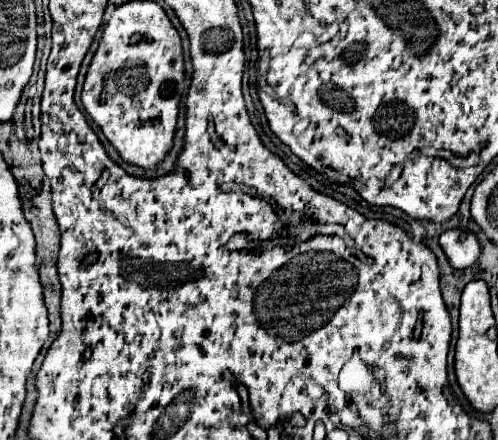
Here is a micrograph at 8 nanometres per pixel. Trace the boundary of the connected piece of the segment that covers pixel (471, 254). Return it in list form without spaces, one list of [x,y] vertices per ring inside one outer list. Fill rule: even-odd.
[[[448,230],[440,236],[440,246],[446,254],[446,258],[450,260],[452,268],[462,270],[472,266],[480,254],[482,254],[482,246],[480,240],[476,238],[476,234],[468,234],[464,238],[464,230]]]

